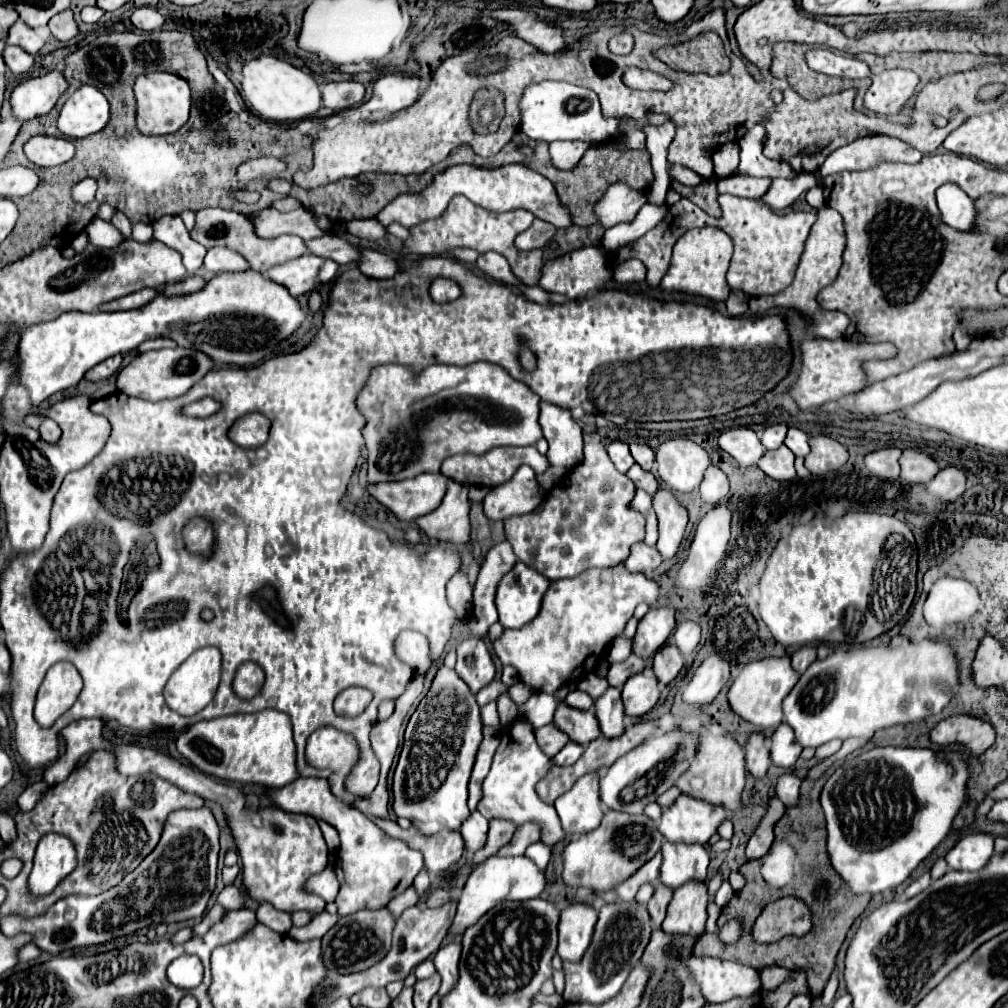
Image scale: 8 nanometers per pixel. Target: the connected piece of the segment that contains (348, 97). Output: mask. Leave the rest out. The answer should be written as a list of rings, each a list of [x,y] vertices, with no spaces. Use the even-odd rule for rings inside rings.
[[[348,80],[348,82],[328,82],[322,88],[324,106],[334,110],[334,112],[342,112],[342,110],[358,106],[362,102],[364,94],[366,94],[364,84],[362,82],[354,82],[354,80]]]

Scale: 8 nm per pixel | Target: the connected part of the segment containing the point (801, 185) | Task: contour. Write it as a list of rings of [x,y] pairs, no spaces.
[[[800,174],[796,176],[796,180],[784,180],[784,178],[774,178],[768,192],[764,194],[762,202],[772,208],[774,212],[784,210],[788,206],[792,206],[792,202],[804,192],[810,190],[818,184],[816,174]]]

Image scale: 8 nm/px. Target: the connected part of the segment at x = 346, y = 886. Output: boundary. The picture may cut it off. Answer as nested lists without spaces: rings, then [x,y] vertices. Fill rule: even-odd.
[[[298,778],[292,784],[276,790],[274,802],[286,812],[306,814],[316,820],[324,820],[338,830],[340,848],[338,848],[335,869],[328,866],[324,872],[312,876],[306,888],[322,896],[326,902],[334,902],[336,898],[335,903],[338,904],[338,912],[342,916],[358,912],[360,908],[386,906],[396,894],[402,894],[412,884],[416,874],[424,868],[420,852],[408,848],[408,844],[404,844],[402,840],[394,840],[396,838],[385,834],[371,818],[364,816],[362,812],[354,812],[354,808],[336,800],[326,780]],[[334,870],[336,876],[334,876]],[[338,882],[340,882],[339,892]]]

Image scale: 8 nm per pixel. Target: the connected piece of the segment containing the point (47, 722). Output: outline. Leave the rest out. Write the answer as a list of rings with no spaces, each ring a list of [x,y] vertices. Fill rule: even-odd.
[[[58,662],[52,666],[42,682],[36,696],[34,718],[42,728],[54,726],[56,718],[62,716],[78,698],[82,688],[82,676],[70,662]]]

